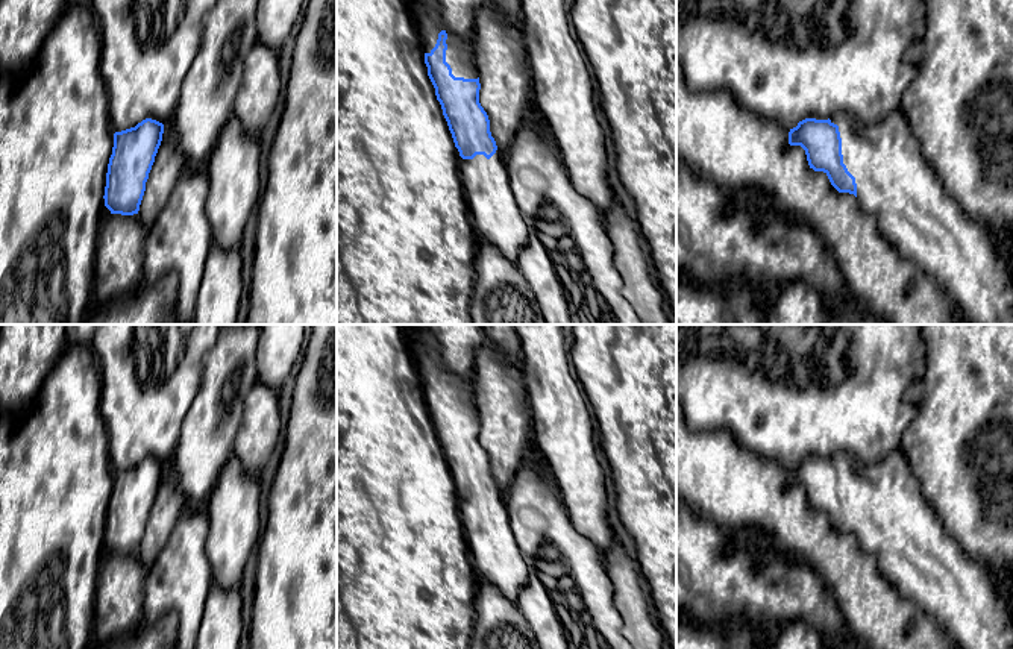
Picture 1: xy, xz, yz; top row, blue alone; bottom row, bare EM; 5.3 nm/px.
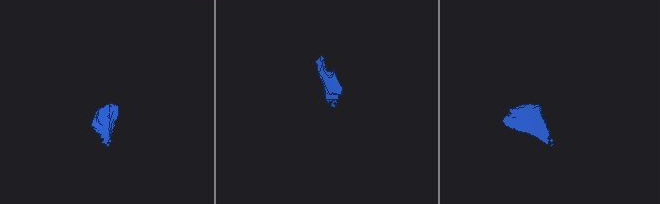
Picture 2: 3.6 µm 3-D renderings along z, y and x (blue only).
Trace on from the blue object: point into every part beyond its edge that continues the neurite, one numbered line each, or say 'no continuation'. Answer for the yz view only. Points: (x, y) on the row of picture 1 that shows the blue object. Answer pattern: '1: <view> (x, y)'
1: yz (896, 184)

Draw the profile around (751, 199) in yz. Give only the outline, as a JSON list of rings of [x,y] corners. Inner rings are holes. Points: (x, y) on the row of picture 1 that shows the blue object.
[[[749,187],[734,190],[734,197],[725,214],[728,215],[739,206],[745,206],[751,212],[764,212],[773,208],[772,203],[766,200],[755,188]]]

